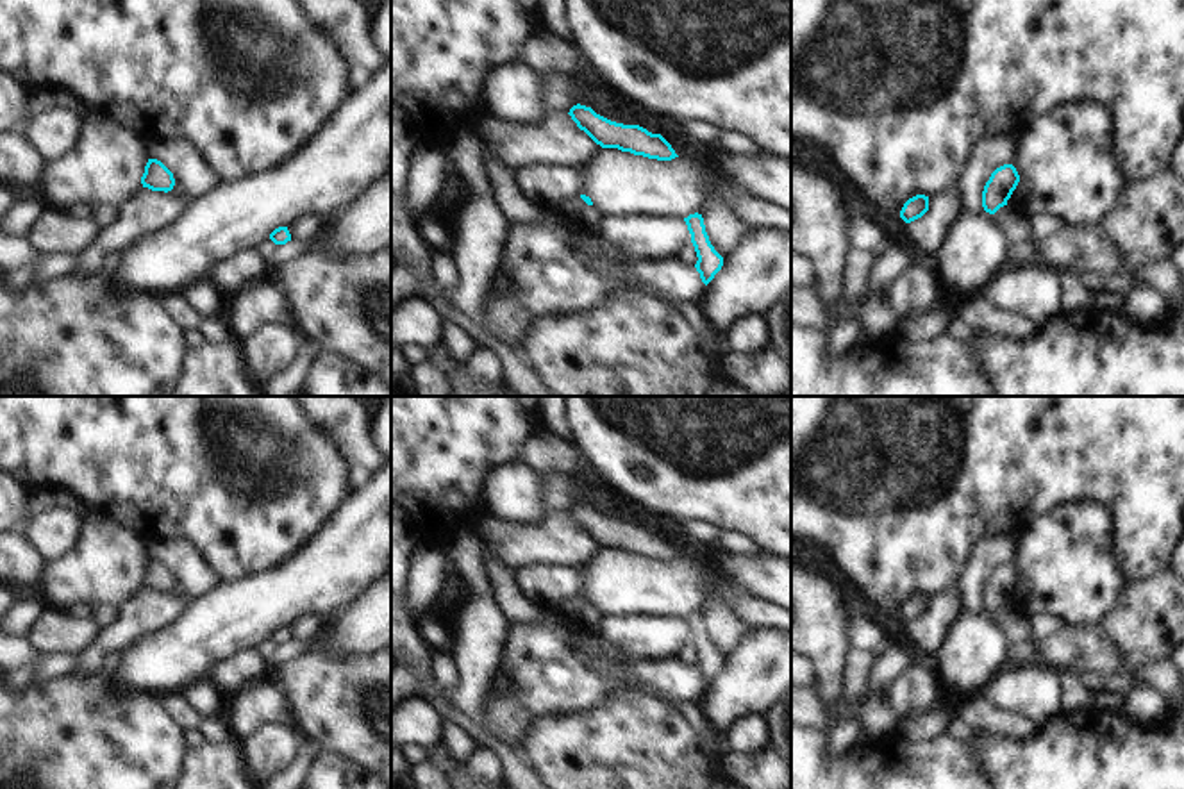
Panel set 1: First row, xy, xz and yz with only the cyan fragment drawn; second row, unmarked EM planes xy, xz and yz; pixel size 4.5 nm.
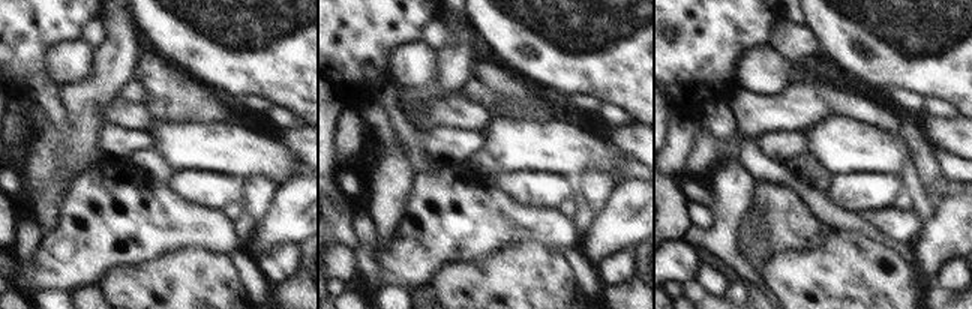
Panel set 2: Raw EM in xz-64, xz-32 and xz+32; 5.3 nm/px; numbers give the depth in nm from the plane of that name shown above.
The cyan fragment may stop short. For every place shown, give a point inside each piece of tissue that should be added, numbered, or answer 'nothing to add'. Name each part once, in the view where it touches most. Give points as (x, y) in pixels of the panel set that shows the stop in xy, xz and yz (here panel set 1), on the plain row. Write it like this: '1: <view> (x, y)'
nothing to add

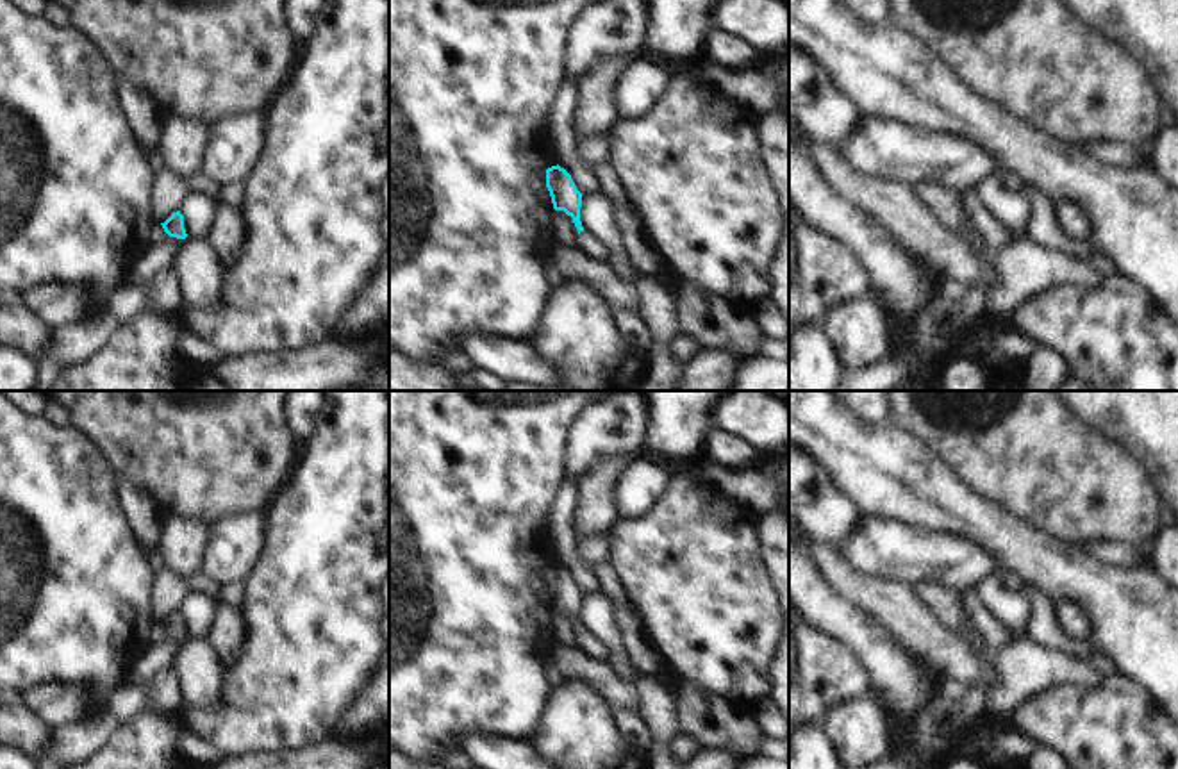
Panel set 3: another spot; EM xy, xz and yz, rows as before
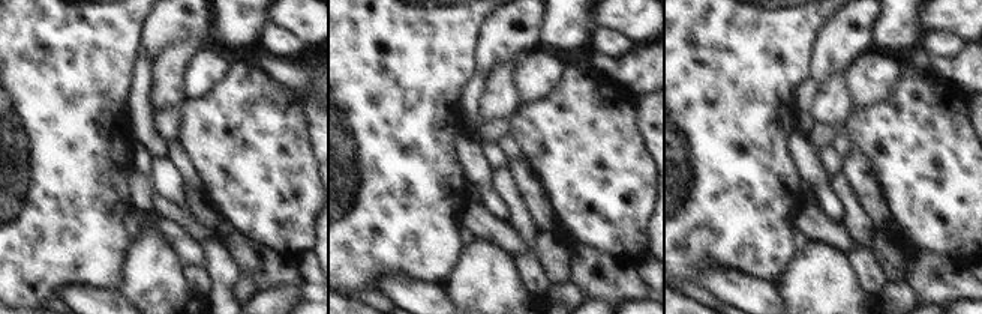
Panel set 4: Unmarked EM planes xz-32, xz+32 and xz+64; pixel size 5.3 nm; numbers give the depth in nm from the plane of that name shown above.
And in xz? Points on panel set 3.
1: xz (593, 646)

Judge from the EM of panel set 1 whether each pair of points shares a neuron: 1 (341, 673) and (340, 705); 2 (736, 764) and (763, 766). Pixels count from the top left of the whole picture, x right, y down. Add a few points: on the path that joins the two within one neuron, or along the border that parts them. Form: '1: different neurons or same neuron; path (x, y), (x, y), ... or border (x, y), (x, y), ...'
1: same neuron; path (341, 681), (341, 698)
2: same neuron; path (743, 766), (756, 766)

